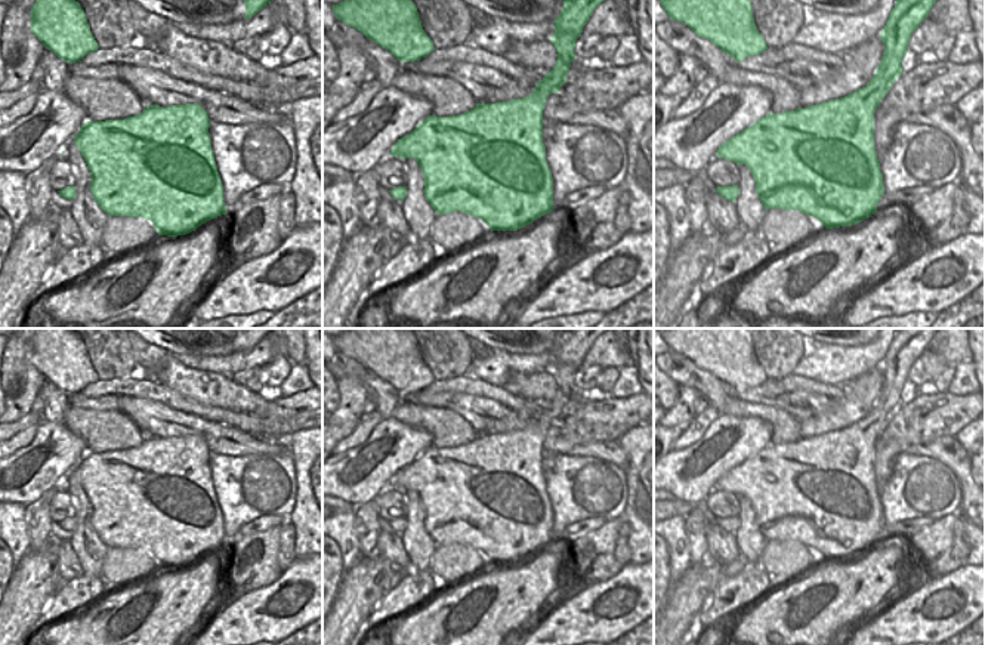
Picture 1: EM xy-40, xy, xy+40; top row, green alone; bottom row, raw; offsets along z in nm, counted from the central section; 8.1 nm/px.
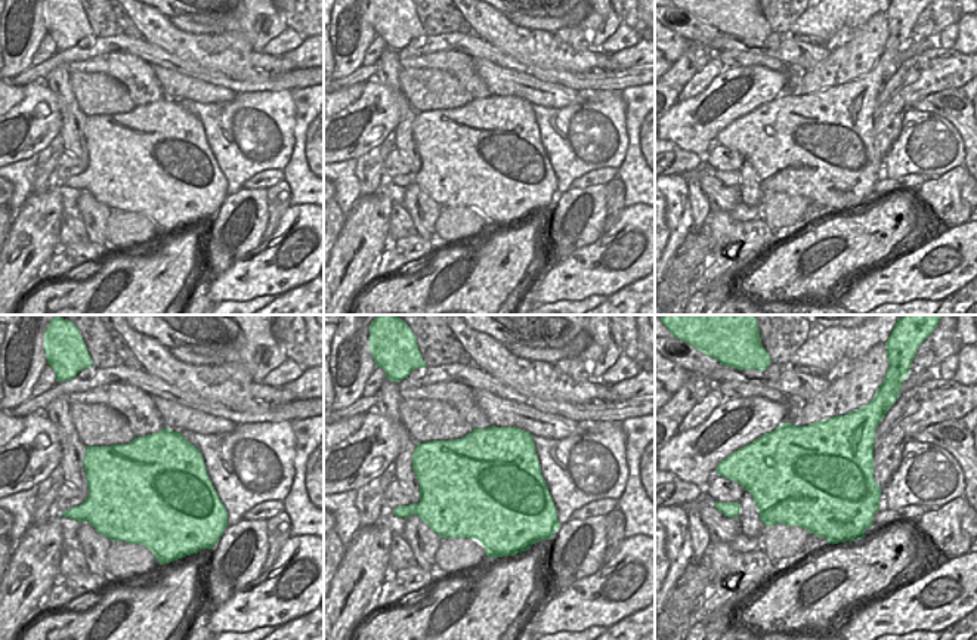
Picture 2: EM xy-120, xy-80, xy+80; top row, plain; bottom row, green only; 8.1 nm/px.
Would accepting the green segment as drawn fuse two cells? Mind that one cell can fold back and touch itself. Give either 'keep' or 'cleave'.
cleave

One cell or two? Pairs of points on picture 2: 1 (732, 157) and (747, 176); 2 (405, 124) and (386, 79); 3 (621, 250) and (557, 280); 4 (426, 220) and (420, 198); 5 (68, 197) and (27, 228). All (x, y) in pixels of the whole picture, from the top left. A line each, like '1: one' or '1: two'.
1: two
2: one
3: one
4: one
5: two

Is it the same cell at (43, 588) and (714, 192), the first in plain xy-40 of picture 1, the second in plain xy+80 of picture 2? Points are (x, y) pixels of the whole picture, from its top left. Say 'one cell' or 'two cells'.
two cells

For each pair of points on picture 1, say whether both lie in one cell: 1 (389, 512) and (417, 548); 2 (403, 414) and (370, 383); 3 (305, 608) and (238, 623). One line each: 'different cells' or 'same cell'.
1: different cells
2: different cells
3: same cell

